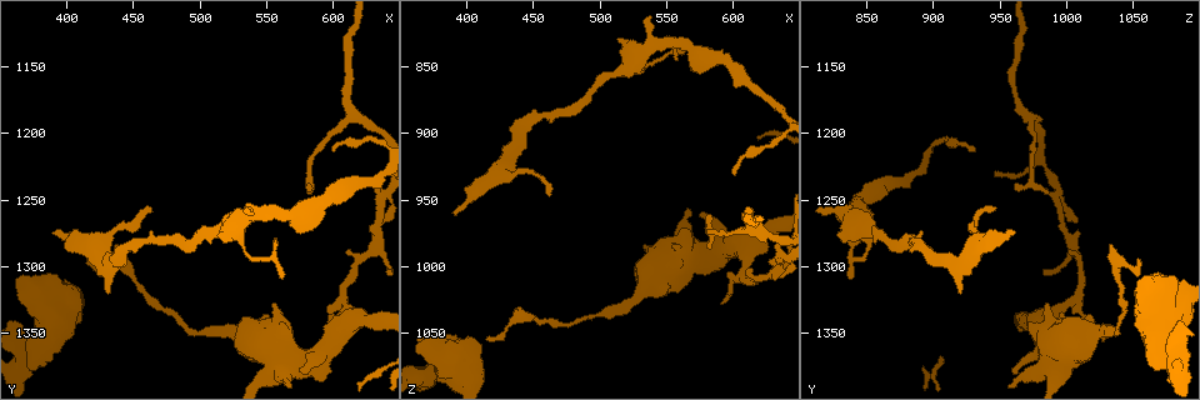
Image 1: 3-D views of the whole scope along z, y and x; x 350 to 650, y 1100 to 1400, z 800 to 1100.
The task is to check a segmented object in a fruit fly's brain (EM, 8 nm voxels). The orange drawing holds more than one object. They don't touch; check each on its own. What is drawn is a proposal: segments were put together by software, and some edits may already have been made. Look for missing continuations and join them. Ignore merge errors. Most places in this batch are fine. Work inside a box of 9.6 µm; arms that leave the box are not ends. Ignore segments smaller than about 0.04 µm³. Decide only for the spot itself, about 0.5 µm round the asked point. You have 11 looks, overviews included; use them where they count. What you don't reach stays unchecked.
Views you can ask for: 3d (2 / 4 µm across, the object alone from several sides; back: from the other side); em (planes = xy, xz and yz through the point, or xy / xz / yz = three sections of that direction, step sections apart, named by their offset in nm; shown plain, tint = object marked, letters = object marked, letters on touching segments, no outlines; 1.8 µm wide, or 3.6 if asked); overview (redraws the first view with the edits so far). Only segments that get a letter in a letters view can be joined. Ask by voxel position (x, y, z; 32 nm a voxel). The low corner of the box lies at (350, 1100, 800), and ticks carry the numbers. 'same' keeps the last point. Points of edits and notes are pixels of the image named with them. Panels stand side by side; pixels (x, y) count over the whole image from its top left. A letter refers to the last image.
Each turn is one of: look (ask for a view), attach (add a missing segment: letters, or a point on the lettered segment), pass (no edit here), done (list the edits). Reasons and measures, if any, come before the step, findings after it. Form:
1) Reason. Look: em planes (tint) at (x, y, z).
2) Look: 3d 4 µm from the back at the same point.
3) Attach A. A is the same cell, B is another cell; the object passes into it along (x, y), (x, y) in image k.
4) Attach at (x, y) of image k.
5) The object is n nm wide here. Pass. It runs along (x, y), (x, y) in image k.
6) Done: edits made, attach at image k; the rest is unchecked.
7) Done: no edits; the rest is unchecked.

Free end. Look: 3d 4 µm at (580, 1382, 962).

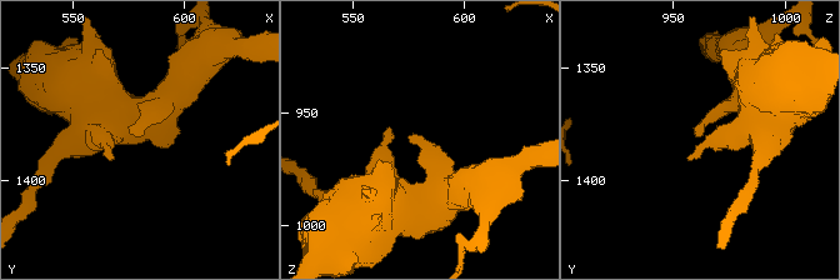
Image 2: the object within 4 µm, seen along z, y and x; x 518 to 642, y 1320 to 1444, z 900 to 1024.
Look: em planes (tint) at (580, 1380, 962).

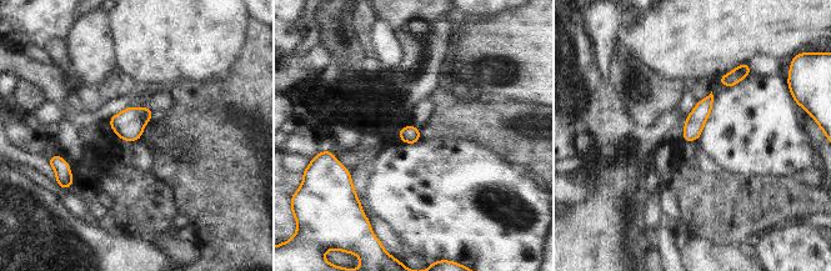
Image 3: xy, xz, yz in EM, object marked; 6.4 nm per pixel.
See the neighbours. Look: em planes (letters) at the same point.

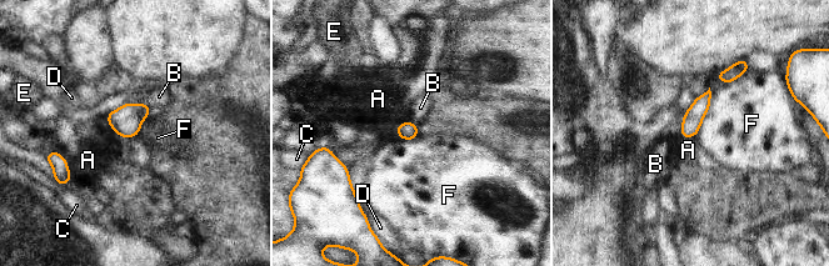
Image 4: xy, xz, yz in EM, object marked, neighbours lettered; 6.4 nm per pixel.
Pass. A, B, C, D, E and F are other cells; a border runs along (105, 116), (115, 132), (136, 136) in image 4; no lettered segment goes on from it.

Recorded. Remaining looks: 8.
An open end. Look: em planes (letters) at (608, 1292, 1002).

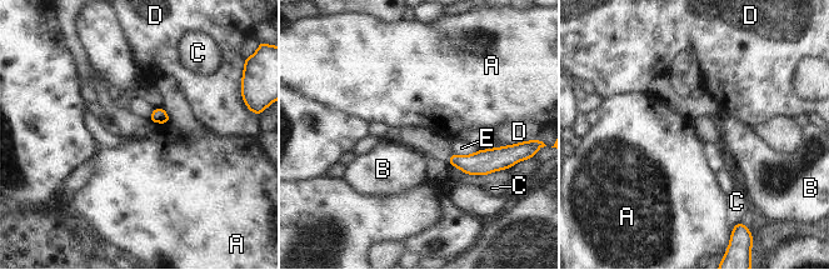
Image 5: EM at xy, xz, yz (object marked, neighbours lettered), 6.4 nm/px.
Pass. A, B, C, D and E are other cells; none of them fits.

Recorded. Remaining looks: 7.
Tapers out. Look: em xy step 16 (letters) at (592, 1356, 1026).

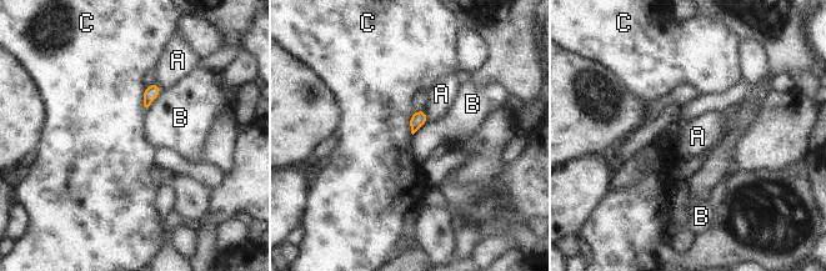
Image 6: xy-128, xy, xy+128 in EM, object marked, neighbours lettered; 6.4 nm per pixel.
Cut it another way. Look: em planes (letters) at the same point.

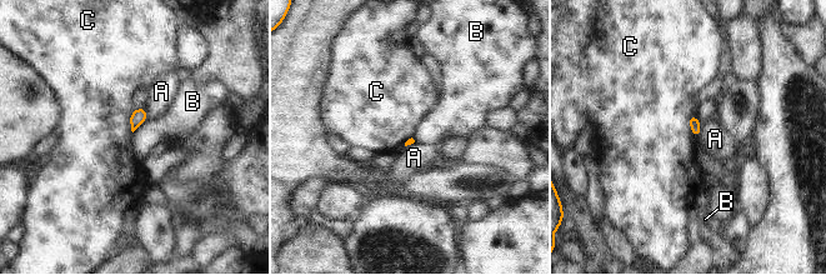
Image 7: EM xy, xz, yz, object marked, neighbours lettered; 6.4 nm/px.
The longest contact is with C, 160 nm. Pass. A, B and C are other cells; a border runs along (691, 114), (689, 120), (694, 138) in image 7; no lettered segment goes on from it.

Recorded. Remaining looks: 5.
End of a long branch. Look: em planes (letters) at (416, 1294, 1054).

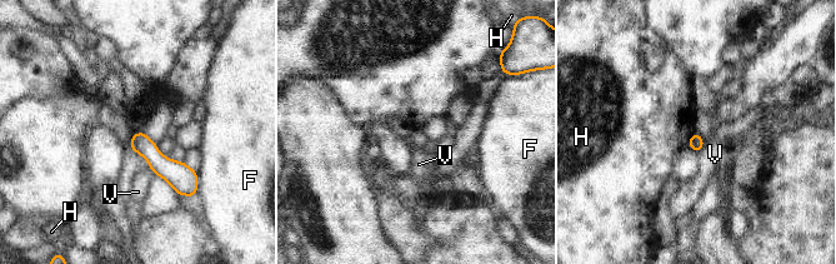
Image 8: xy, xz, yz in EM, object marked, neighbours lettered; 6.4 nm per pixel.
The longest contact is with F, 150 nm. Pass. F, H and V are other cells; it runs along (136, 135), (169, 170), (194, 178) in image 8; none of them fits.

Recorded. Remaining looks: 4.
Done: no edits; the rest is unchecked.

